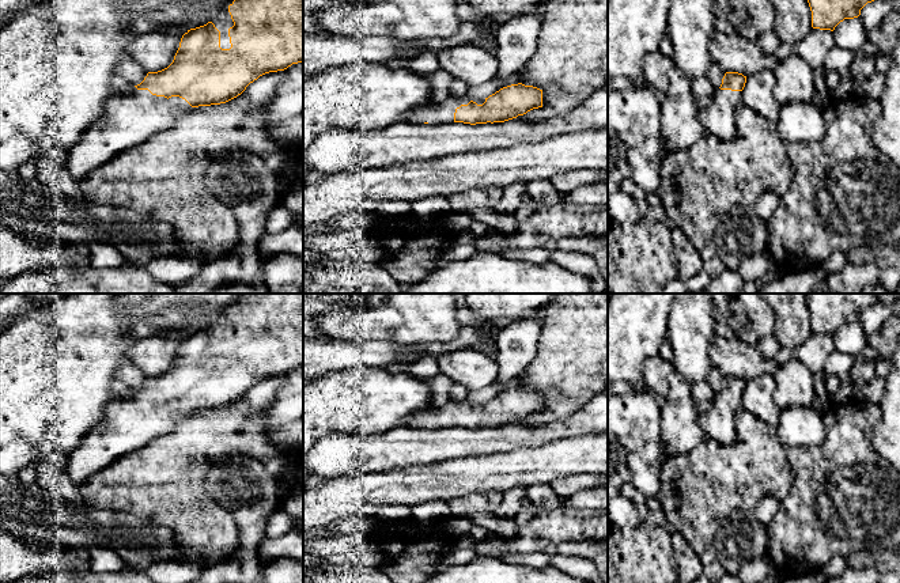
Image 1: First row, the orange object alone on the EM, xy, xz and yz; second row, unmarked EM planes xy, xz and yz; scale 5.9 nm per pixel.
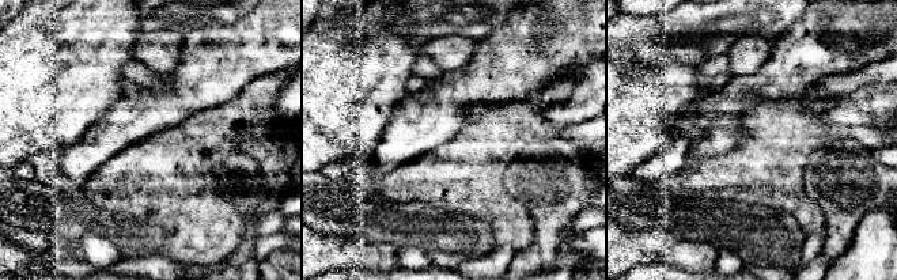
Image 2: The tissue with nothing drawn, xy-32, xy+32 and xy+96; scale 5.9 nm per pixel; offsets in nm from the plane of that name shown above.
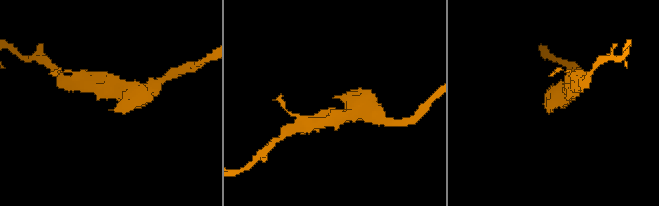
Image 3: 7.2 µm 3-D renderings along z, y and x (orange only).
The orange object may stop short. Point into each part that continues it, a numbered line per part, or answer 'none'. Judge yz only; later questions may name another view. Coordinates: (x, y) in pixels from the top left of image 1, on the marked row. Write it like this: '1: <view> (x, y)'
1: yz (718, 118)

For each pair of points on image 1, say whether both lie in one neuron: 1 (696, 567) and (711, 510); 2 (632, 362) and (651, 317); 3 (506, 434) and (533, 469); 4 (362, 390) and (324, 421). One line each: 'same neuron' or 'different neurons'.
1: different neurons
2: same neuron
3: different neurons
4: same neuron

